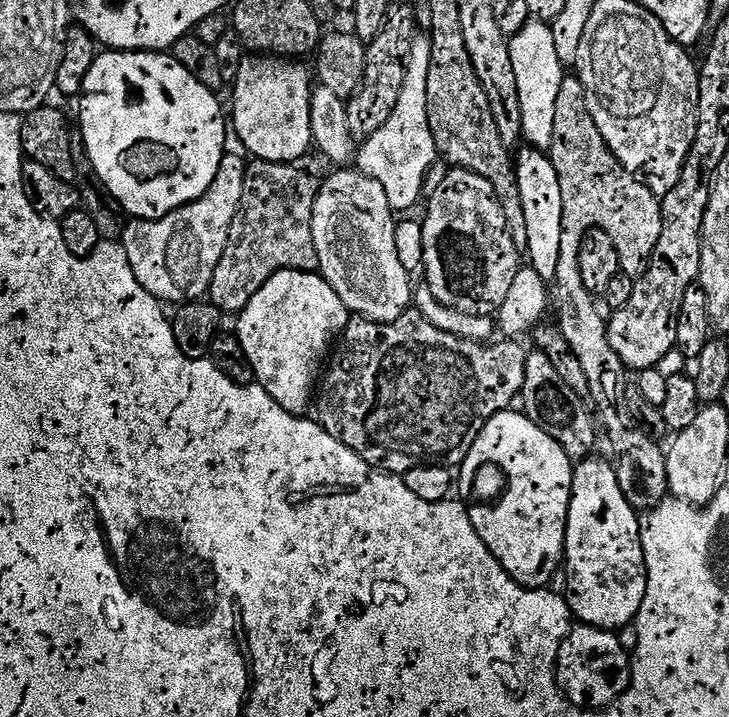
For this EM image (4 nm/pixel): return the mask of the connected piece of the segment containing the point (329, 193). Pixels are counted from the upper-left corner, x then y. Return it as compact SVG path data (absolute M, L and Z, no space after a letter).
M336 170L328 181L319 185L314 202L314 248L318 250L319 275L323 276L330 286L342 298L349 313L357 317L374 320L377 324L389 324L402 318L404 312L413 307L412 280L401 259L398 258L395 230L398 223L390 202L386 198L386 190L374 182L374 178L365 176L359 170Z

